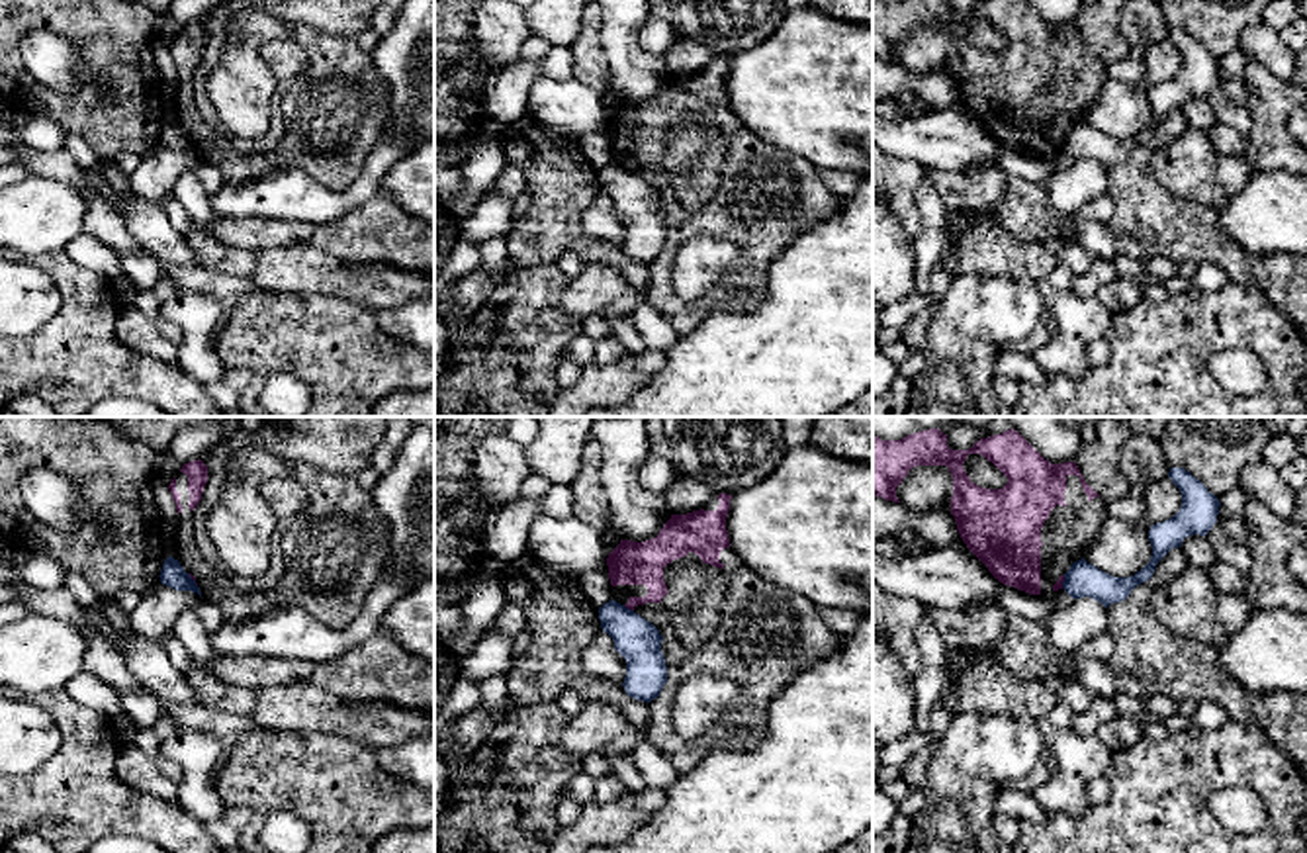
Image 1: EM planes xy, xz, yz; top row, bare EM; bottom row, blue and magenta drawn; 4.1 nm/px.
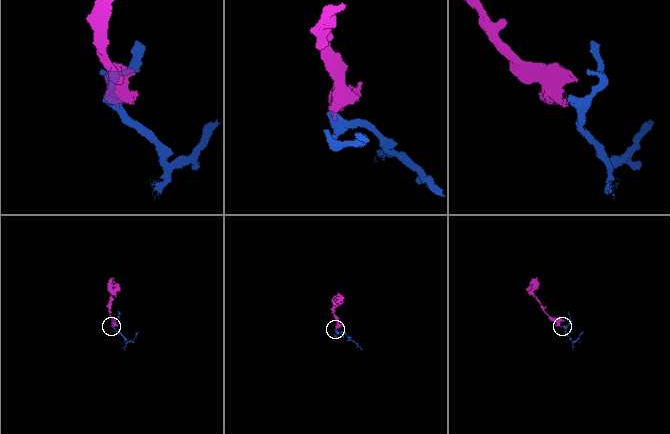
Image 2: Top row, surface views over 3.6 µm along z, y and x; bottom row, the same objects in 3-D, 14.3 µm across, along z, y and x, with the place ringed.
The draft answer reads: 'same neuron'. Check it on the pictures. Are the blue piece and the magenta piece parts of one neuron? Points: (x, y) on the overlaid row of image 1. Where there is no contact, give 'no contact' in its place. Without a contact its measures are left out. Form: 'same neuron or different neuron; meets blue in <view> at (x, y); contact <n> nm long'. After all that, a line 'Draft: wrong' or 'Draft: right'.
different neuron; meets blue in xz at (629, 609); contact 50 nm long
Draft: wrong

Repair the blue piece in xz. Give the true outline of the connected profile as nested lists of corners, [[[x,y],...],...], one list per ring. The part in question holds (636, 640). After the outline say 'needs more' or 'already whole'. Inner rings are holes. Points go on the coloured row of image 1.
[[[614,599],[599,608],[599,620],[614,650],[626,659],[626,695],[644,702],[657,698],[667,683],[659,630]]]; already whole

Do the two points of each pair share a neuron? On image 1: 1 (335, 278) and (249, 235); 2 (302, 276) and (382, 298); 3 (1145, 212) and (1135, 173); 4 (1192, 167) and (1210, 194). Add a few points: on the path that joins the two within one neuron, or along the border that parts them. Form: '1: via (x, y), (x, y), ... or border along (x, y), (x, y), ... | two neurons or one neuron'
1: border along (319, 247), (272, 245), (257, 253) | two neurons
2: via (321, 276), (362, 284) | one neuron
3: via (1139, 202), (1135, 182) | one neuron
4: via (1192, 173), (1204, 188) | one neuron

